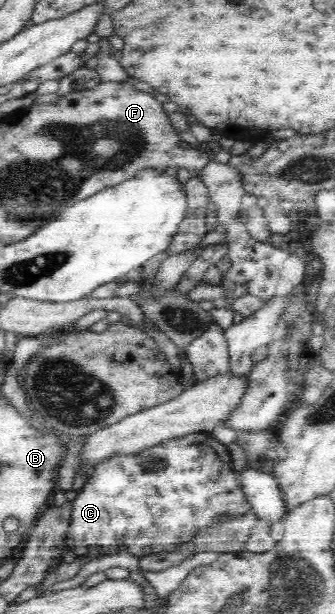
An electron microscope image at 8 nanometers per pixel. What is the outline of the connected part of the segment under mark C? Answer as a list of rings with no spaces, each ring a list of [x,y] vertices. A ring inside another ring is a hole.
[[[192,432],[158,442],[137,452],[114,452],[105,455],[94,465],[76,498],[69,503],[67,531],[55,558],[47,565],[46,574],[52,575],[64,563],[64,555],[72,553],[76,559],[90,561],[92,555],[114,555],[120,551],[142,559],[150,553],[178,551],[192,541],[202,529],[244,517],[252,512],[252,504],[245,498],[238,481],[232,452],[212,433]]]

